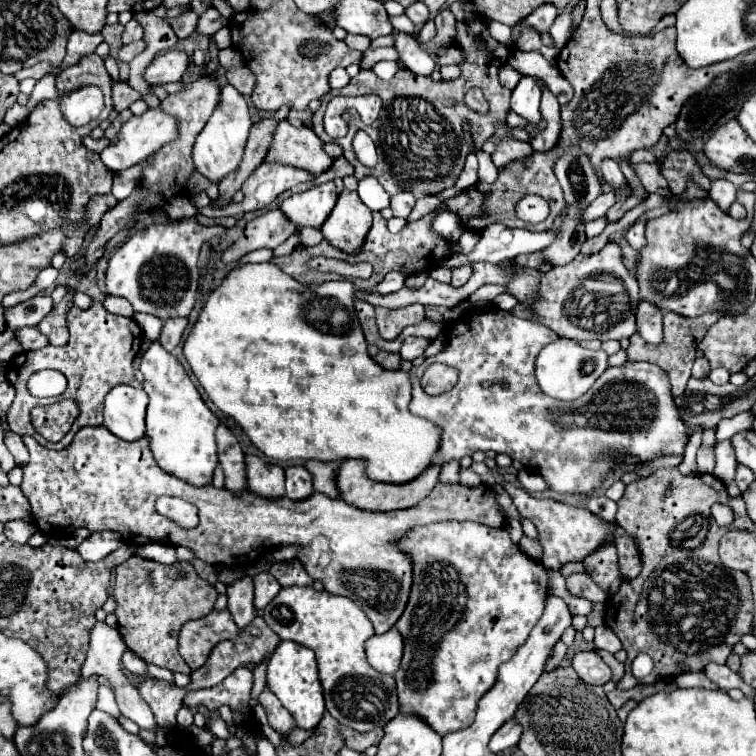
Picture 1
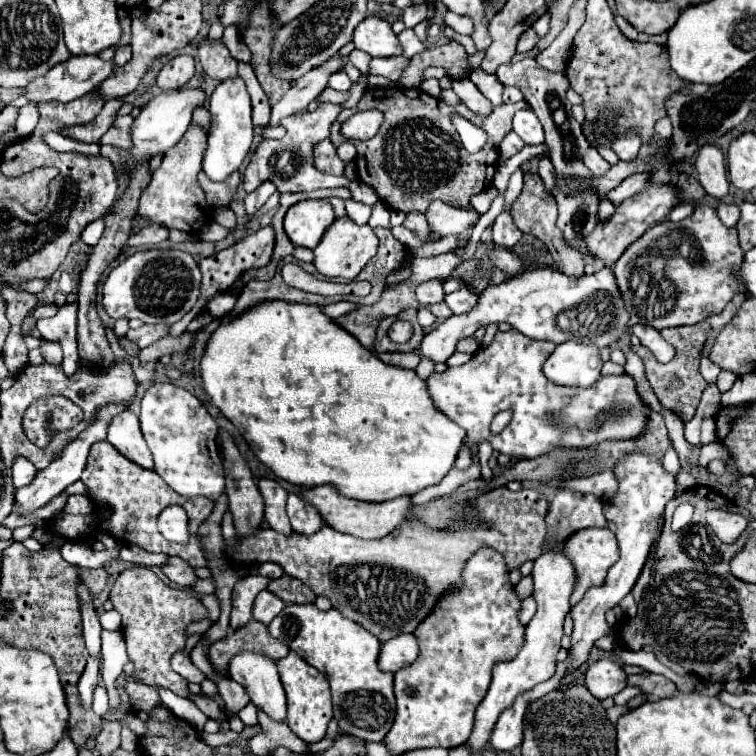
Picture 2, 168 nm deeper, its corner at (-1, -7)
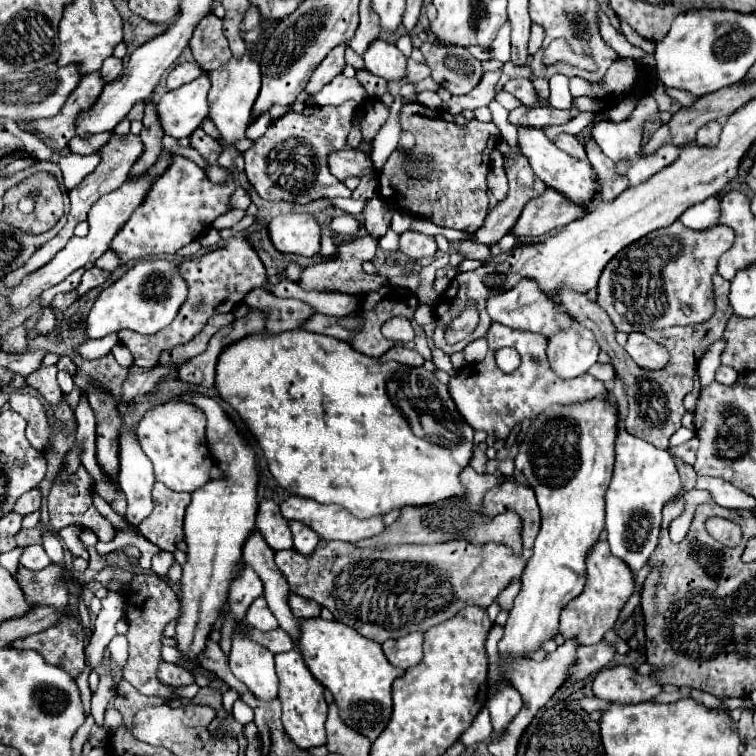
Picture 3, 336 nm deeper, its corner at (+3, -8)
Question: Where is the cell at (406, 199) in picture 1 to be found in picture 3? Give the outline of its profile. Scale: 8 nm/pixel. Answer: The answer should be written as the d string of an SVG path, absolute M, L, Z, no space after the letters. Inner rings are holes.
M405 231L401 235L401 251L411 259L435 257L437 243L429 235L423 235L423 233L417 233L417 231Z

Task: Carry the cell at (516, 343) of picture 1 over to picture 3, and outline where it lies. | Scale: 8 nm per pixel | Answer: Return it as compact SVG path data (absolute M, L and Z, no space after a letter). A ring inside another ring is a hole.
M491 323L491 327L485 333L485 339L489 345L487 357L479 363L465 365L457 373L457 377L449 381L449 393L453 401L457 403L457 409L475 431L495 433L497 439L505 439L513 429L513 423L523 419L535 419L539 413L543 413L543 409L547 409L553 403L567 405L575 401L585 401L587 397L595 397L599 393L607 393L605 385L599 379L591 377L589 373L573 377L573 379L557 377L553 369L549 367L549 361L545 355L547 339L539 333L517 331L501 323ZM501 347L513 347L519 351L521 369L515 369L513 373L503 373L497 367L495 351Z

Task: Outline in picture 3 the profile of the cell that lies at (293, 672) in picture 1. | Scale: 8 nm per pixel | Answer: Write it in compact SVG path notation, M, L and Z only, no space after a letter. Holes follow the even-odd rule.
M291 649L287 653L277 653L275 655L275 669L279 677L279 701L283 705L283 727L287 735L295 741L299 749L309 749L309 747L319 747L325 745L327 735L325 735L325 719L327 719L327 703L323 697L323 685L311 675L307 669L301 653L297 649Z

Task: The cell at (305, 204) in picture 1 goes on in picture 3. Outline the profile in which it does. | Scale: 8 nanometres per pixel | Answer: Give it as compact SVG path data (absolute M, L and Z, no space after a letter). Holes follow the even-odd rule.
M287 213L267 225L271 243L281 253L313 257L319 253L321 225L311 213Z

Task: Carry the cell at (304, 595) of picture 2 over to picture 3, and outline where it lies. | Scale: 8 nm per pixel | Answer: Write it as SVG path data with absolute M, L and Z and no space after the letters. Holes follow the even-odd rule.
M291 595L289 605L291 605L291 611L295 613L297 619L315 619L321 613L321 605L317 605L311 599L303 599L299 595Z

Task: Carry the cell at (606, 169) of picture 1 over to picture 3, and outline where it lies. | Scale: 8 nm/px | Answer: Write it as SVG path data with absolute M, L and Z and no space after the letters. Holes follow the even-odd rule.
M559 133L553 143L555 143L559 149L563 149L565 153L571 153L573 157L587 157L587 155L585 155L585 149L579 145L579 141L575 139L575 135Z

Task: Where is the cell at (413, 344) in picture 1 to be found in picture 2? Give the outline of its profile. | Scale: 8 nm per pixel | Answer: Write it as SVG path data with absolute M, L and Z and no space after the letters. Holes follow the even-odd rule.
M541 268L533 272L523 272L523 276L505 280L497 286L489 286L487 290L483 290L483 294L479 296L479 304L469 314L451 316L441 326L425 334L419 352L433 362L445 362L455 352L455 346L461 338L471 336L481 324L491 322L509 322L513 328L533 340L549 340L555 344L561 344L565 340L577 340L579 344L605 348L623 338L629 324L629 312L625 310L621 290L615 282L615 274L611 274L611 268L603 268L595 274L581 274L579 278L567 276L551 268ZM595 292L601 292L597 306L593 306L591 302L579 304L579 300L587 300L587 296L595 296Z

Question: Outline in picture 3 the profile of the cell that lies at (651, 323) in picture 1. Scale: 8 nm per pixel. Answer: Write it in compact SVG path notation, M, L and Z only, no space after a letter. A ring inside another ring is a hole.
M631 333L625 345L625 351L641 369L647 369L647 371L663 369L669 363L667 349L657 341L651 341L643 333Z

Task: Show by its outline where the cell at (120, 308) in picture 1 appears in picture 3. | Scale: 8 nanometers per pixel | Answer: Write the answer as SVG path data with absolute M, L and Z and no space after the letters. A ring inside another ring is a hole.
M117 343L117 345L113 347L111 353L113 353L113 357L115 357L115 361L117 361L119 365L123 365L123 367L131 367L131 353L129 353L123 345Z

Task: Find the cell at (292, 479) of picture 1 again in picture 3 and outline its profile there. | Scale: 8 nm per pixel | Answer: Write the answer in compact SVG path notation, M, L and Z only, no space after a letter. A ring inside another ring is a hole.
M293 521L293 523L289 523L289 525L291 525L291 531L293 531L295 549L297 549L301 555L309 557L309 555L315 551L315 547L317 547L317 543L319 543L319 537L315 537L315 533L311 533L311 529L307 529L305 525L299 525L297 521Z

